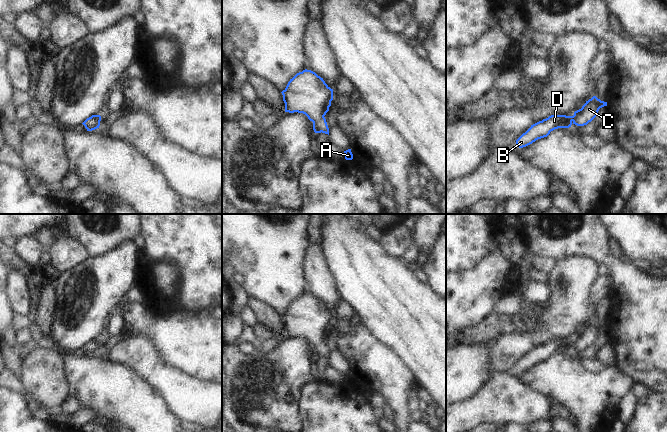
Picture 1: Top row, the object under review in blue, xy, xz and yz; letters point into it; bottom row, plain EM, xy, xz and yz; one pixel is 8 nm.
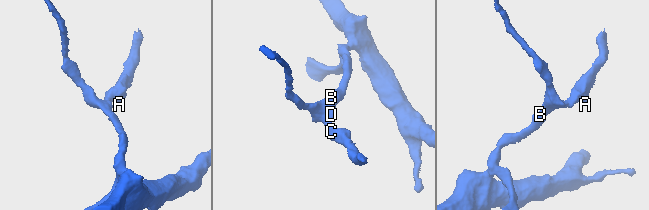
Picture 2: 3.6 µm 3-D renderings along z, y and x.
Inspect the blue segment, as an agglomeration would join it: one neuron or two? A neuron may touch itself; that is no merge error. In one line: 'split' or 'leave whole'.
leave whole

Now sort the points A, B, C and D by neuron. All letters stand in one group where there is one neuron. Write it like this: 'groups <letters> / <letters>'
groups A B C D

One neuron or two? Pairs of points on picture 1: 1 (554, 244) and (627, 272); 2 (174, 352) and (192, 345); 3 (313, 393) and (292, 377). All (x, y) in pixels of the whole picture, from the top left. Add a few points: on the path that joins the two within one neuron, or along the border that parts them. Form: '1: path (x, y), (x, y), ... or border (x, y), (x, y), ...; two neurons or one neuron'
1: path (572, 244), (595, 246), (609, 260); one neuron
2: path (178, 348), (181, 345), (188, 345); one neuron
3: border (312, 380), (301, 388), (298, 408); two neurons

